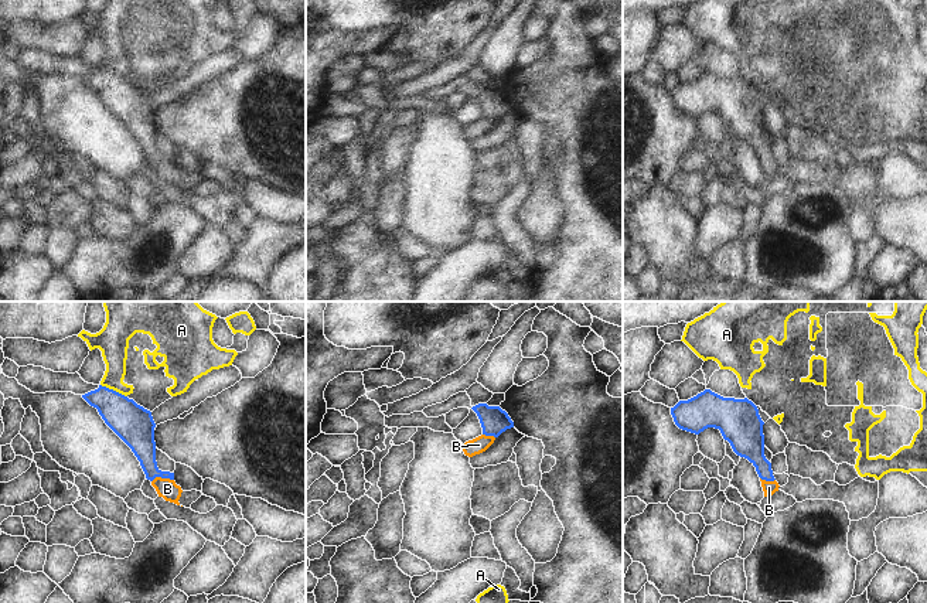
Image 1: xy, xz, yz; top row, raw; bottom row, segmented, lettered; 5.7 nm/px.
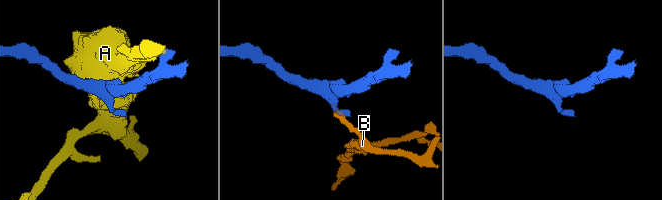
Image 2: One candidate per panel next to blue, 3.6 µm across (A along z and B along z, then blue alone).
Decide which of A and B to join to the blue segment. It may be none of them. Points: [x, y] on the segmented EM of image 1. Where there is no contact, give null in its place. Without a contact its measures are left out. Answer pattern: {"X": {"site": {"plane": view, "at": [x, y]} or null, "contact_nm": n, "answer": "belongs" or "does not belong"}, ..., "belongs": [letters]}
{"A": {"site": {"plane": "xy", "at": [112, 389]}, "contact_nm": 170, "answer": "does not belong"}, "B": {"site": {"plane": "xy", "at": [162, 477]}, "contact_nm": 130, "answer": "belongs"}, "belongs": ["B"]}

